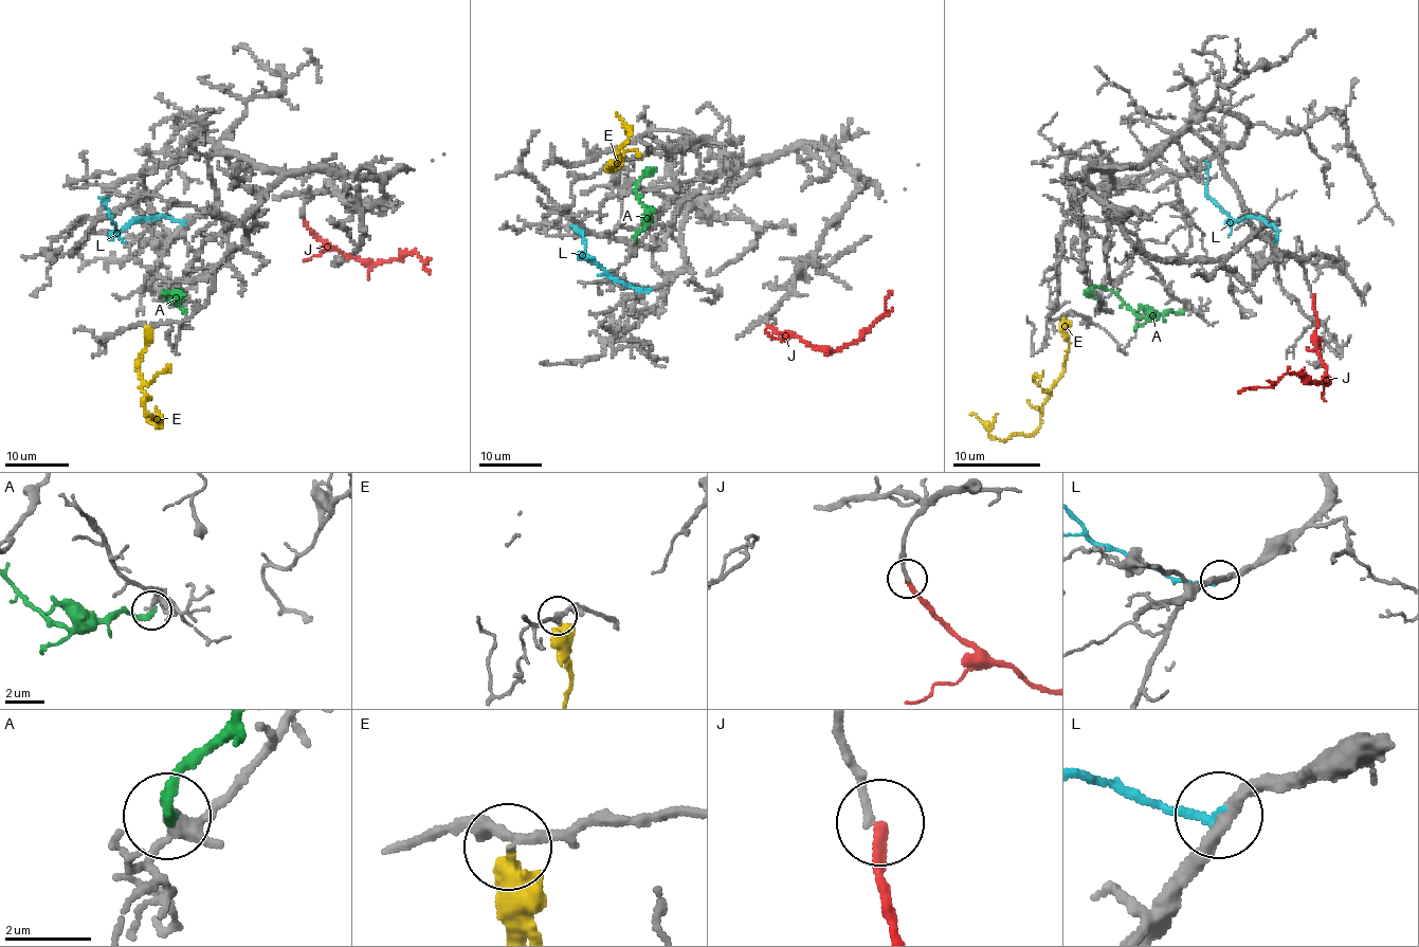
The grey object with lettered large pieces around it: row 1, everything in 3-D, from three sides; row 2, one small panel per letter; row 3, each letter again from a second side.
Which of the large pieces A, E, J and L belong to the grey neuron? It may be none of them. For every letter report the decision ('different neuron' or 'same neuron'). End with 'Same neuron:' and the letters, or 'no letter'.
A: different neuron
E: different neuron
J: different neuron
L: different neuron
Same neuron: no letter

